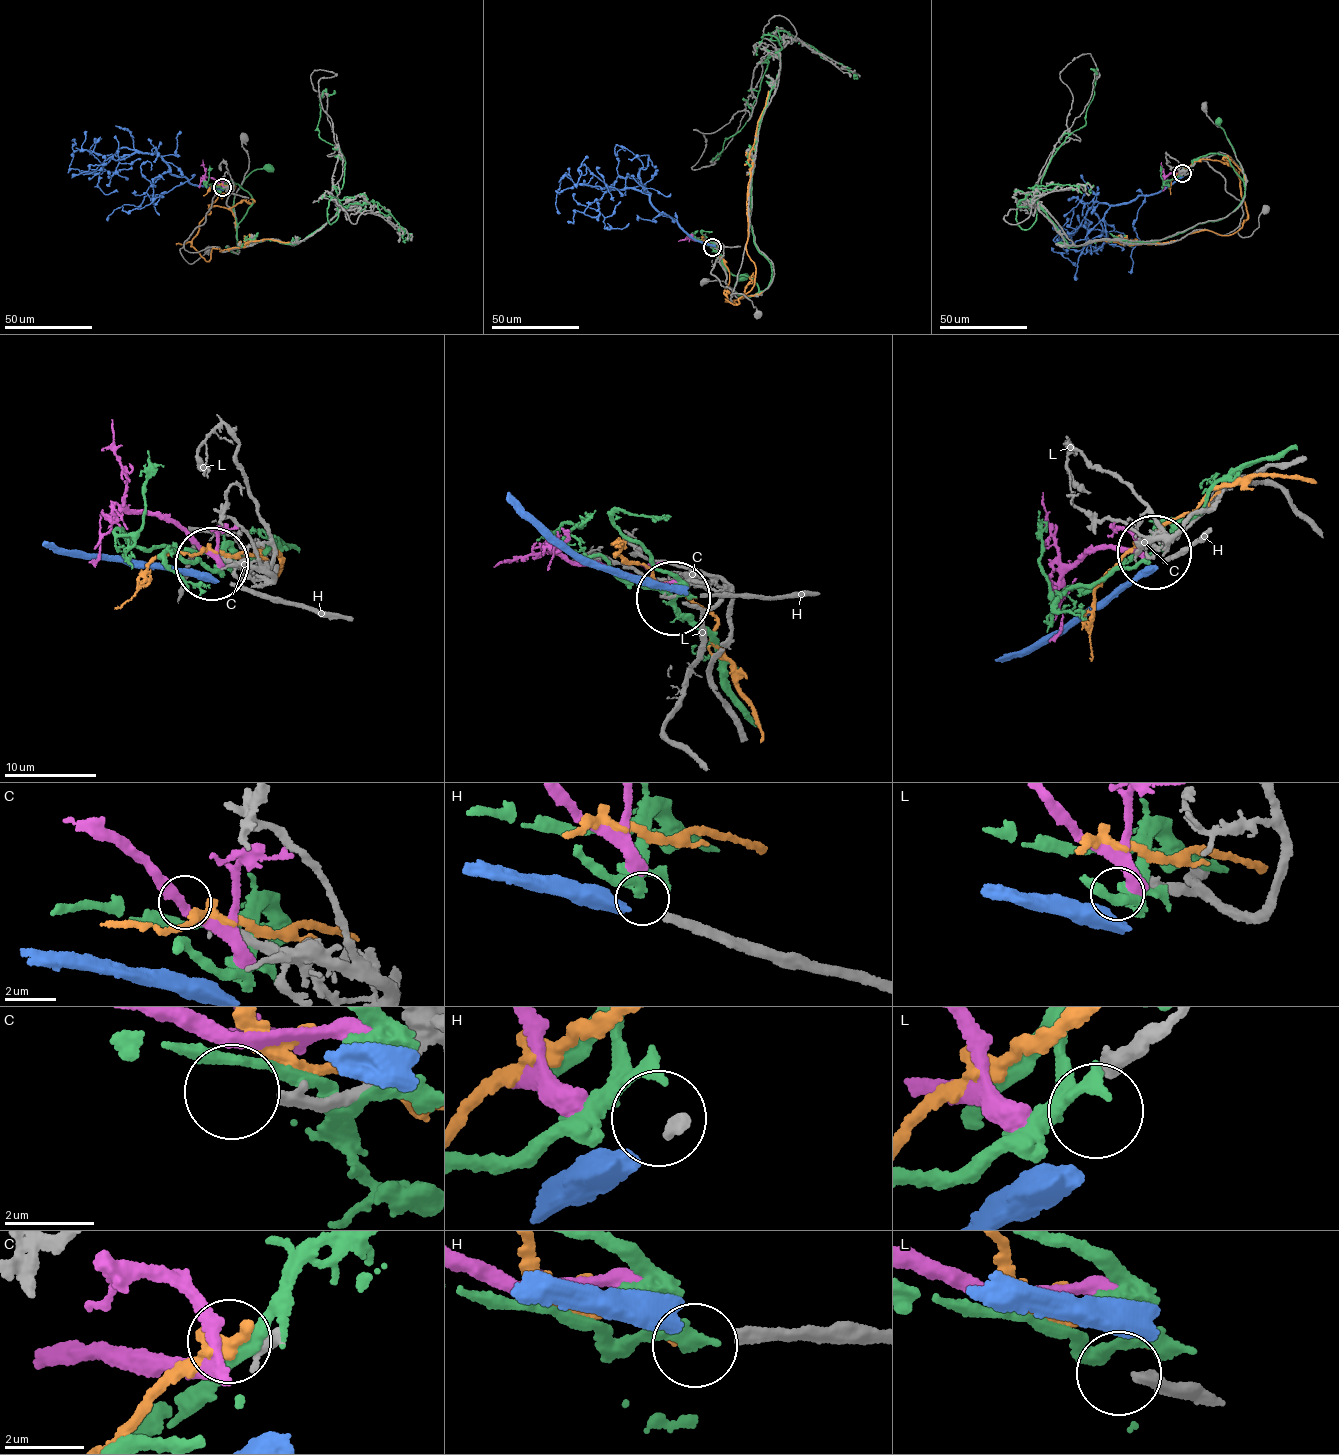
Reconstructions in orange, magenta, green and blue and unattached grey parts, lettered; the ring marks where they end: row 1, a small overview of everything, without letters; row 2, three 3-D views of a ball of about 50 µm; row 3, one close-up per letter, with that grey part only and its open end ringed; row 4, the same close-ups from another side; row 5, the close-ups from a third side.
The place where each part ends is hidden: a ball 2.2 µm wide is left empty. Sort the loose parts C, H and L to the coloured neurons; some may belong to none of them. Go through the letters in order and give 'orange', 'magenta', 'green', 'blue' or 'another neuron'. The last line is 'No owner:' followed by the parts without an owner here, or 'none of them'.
C: another neuron
H: another neuron
L: another neuron
No owner: C, H, L

